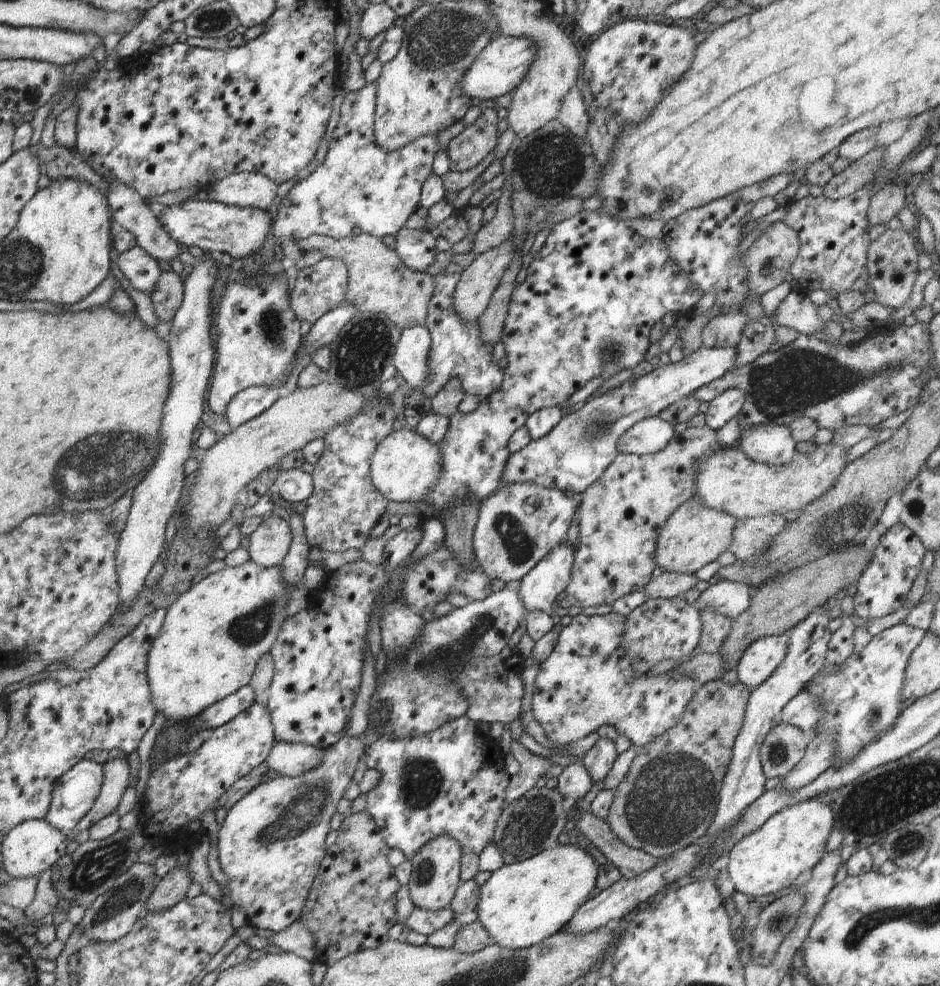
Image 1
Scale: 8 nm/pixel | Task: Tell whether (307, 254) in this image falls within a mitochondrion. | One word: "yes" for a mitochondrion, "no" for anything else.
yes

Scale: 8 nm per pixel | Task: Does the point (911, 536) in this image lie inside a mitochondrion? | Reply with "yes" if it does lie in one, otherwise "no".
no

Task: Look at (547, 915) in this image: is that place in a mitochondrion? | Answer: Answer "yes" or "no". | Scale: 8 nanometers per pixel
no

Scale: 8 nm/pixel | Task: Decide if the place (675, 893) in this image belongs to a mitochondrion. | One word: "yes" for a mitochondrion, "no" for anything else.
no

